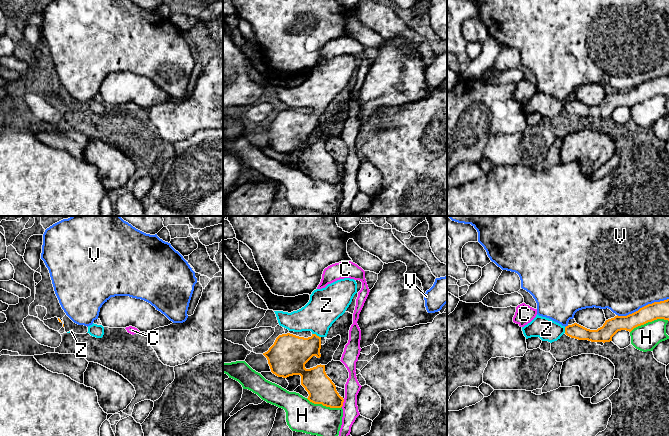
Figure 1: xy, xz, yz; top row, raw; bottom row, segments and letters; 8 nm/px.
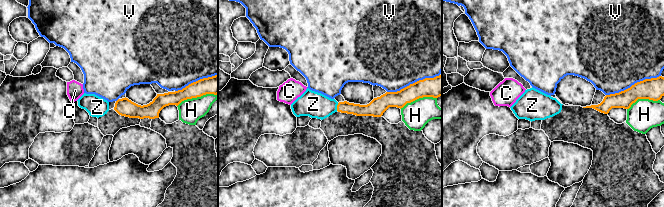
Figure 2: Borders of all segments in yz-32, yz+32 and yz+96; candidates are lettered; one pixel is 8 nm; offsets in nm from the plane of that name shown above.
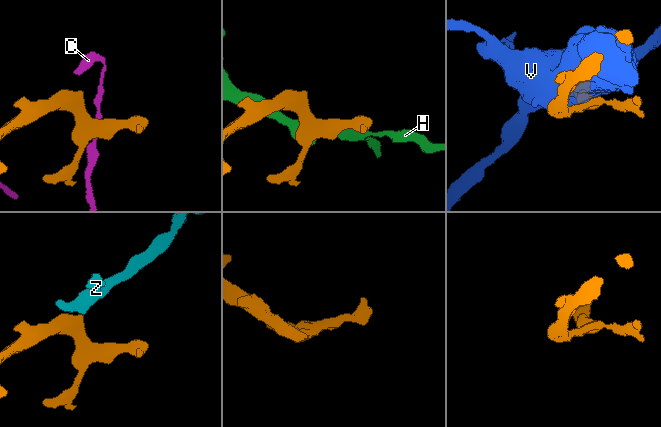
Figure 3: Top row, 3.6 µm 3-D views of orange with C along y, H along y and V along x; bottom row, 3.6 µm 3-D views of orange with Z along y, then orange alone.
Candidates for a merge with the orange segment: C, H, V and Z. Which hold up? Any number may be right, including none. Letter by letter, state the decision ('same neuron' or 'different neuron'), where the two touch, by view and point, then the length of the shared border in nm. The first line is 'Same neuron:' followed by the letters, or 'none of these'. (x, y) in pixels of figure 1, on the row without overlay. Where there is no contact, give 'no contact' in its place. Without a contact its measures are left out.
Same neuron: Z
C: different neuron; meets orange in xz at (342, 179); contact 70 nm long
H: different neuron; meets orange in yz at (649, 97); contact 320 nm long
V: different neuron; meets orange in yz at (642, 83); contact 440 nm long
Z: same neuron; meets orange in xz at (315, 110); contact 80 nm long

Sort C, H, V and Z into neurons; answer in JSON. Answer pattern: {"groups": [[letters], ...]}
{"groups": [["C"], ["H"], ["V"], ["Z"]]}

